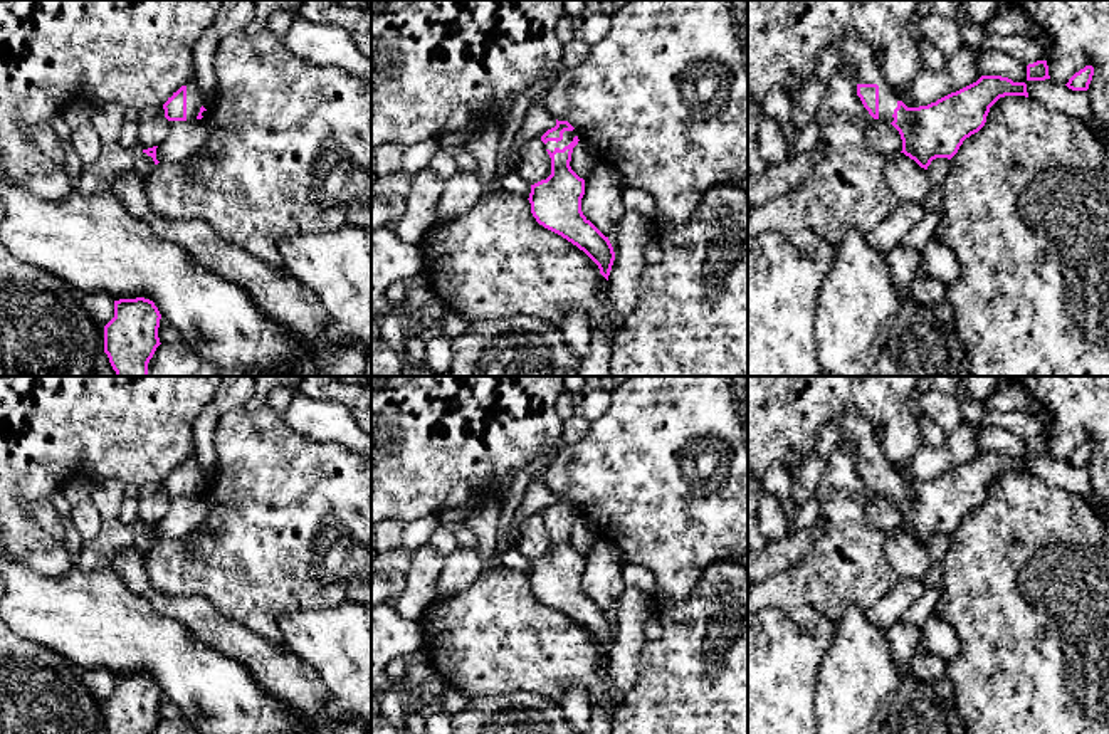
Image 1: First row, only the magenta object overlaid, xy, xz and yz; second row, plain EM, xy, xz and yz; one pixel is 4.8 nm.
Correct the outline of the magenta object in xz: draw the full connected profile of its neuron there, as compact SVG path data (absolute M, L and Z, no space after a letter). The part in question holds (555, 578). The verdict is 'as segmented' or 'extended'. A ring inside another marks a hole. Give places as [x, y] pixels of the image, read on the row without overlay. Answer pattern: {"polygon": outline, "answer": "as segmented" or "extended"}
{"polygon": "M558 497L541 517L551 534L551 551L531 561L531 590L539 601L561 611L583 627L608 657L615 628L605 613L581 588L585 556L570 543L573 524L581 511L568 499Z", "answer": "extended"}

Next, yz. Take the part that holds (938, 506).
{"polygon": "M849 410L845 415L830 420L818 433L817 454L828 459L844 443L852 443L857 452L857 472L860 474L864 484L874 495L882 495L891 499L901 511L902 527L906 532L914 536L921 544L928 546L933 536L948 534L951 536L963 517L971 511L978 509L990 489L990 484L1005 472L1025 472L1027 460L1013 459L1001 452L981 452L976 459L951 469L936 479L919 484L907 484L892 465L879 442L874 437L874 427L867 422L864 415L855 410Z", "answer": "extended"}

